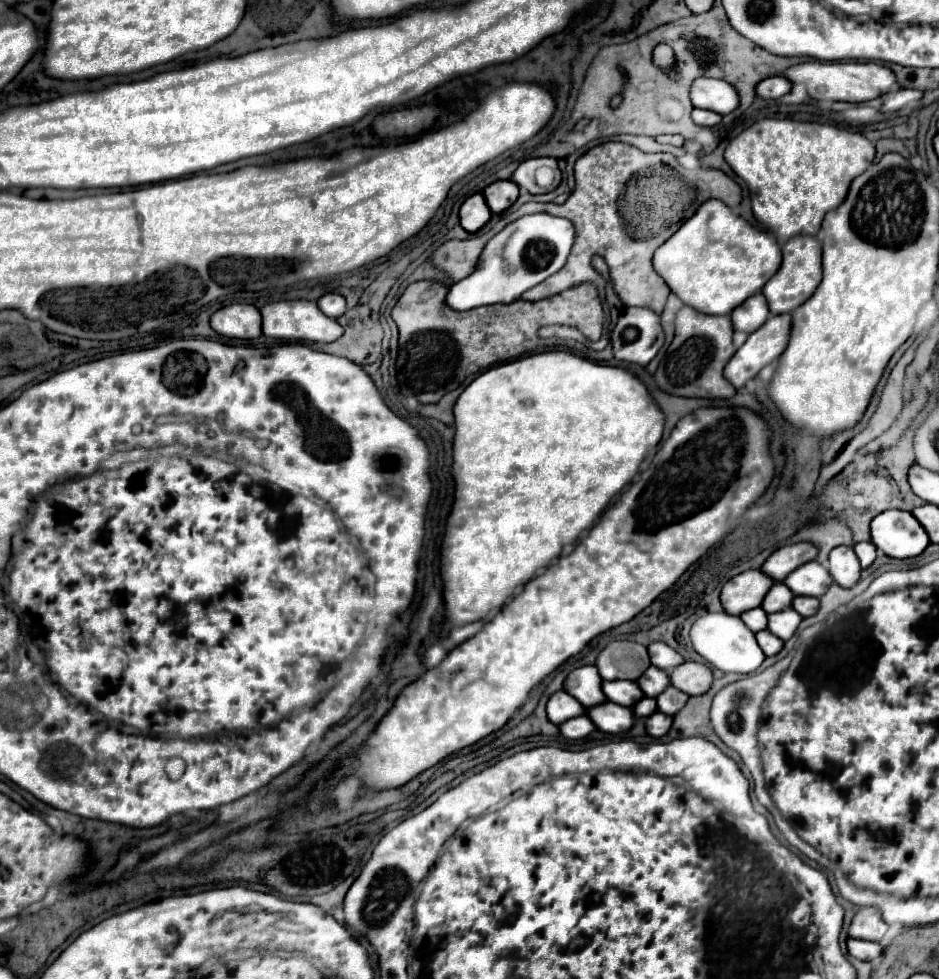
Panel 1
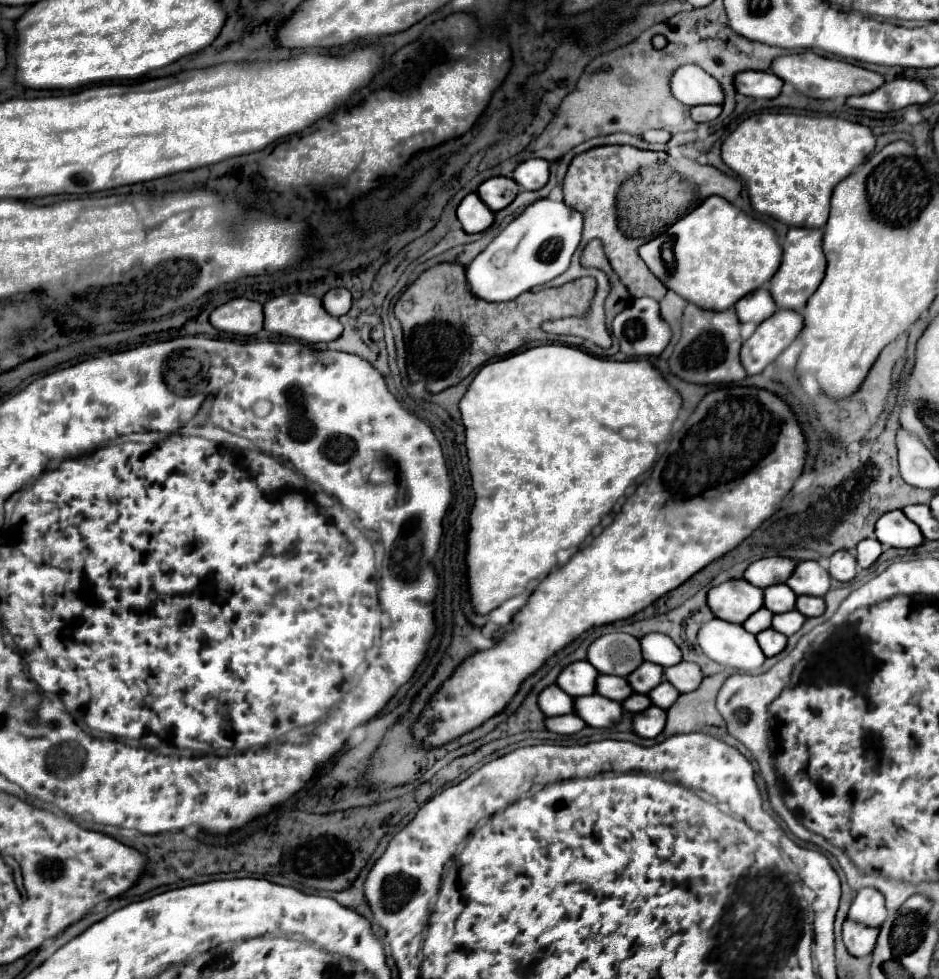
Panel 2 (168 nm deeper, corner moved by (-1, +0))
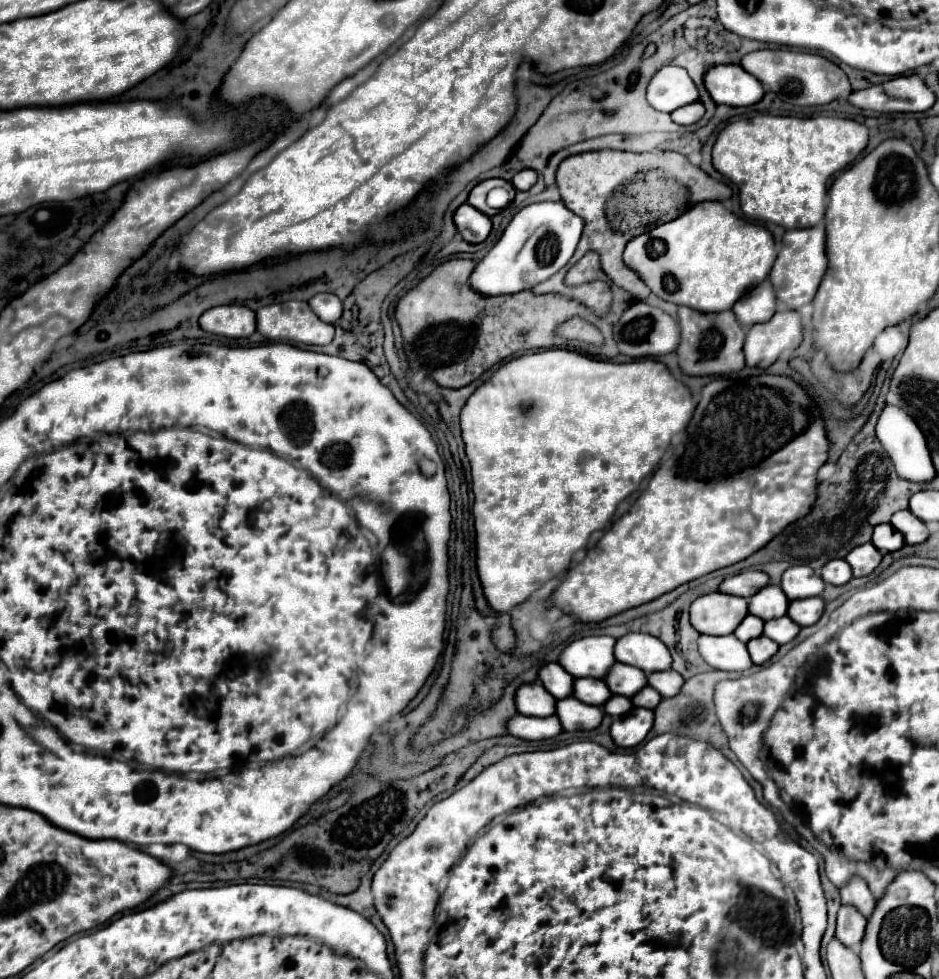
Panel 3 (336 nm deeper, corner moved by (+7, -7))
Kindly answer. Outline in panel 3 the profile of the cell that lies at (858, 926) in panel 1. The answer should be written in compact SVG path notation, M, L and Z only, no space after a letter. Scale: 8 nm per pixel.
M851 877L851 881L849 881L847 885L843 885L843 887L839 889L839 893L841 893L841 901L843 901L843 903L851 903L851 905L859 907L859 911L861 911L865 917L871 915L871 911L873 911L873 907L875 907L875 897L873 897L869 885L865 883L865 879L861 879L861 877Z

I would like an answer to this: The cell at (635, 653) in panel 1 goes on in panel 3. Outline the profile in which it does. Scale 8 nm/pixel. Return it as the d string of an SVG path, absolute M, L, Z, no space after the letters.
M609 635L581 637L561 651L559 665L563 665L563 669L573 677L603 679L609 667L615 663L613 647L615 639Z

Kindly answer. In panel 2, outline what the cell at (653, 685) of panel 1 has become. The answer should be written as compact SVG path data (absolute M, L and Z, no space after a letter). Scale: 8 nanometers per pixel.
M643 662L643 666L639 666L639 670L635 670L635 672L631 672L631 676L627 676L627 680L637 694L647 694L663 682L663 668L653 662Z

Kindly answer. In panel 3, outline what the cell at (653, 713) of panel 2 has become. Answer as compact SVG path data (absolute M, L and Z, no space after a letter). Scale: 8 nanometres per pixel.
M633 707L627 715L611 723L611 739L617 747L631 749L639 745L653 727L653 711Z

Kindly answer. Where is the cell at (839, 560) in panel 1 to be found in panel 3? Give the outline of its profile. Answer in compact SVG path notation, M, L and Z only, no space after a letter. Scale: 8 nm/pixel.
M831 559L831 563L827 563L823 569L821 569L821 577L825 583L831 583L831 585L845 585L853 579L853 573L851 573L851 567L845 559Z

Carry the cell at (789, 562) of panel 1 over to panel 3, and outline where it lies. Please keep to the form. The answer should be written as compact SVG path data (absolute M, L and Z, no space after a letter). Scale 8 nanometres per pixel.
M743 571L739 575L727 577L719 585L719 591L721 593L731 593L731 595L739 595L739 597L749 599L759 589L763 589L767 583L769 583L769 575L767 573L763 573L763 571Z

